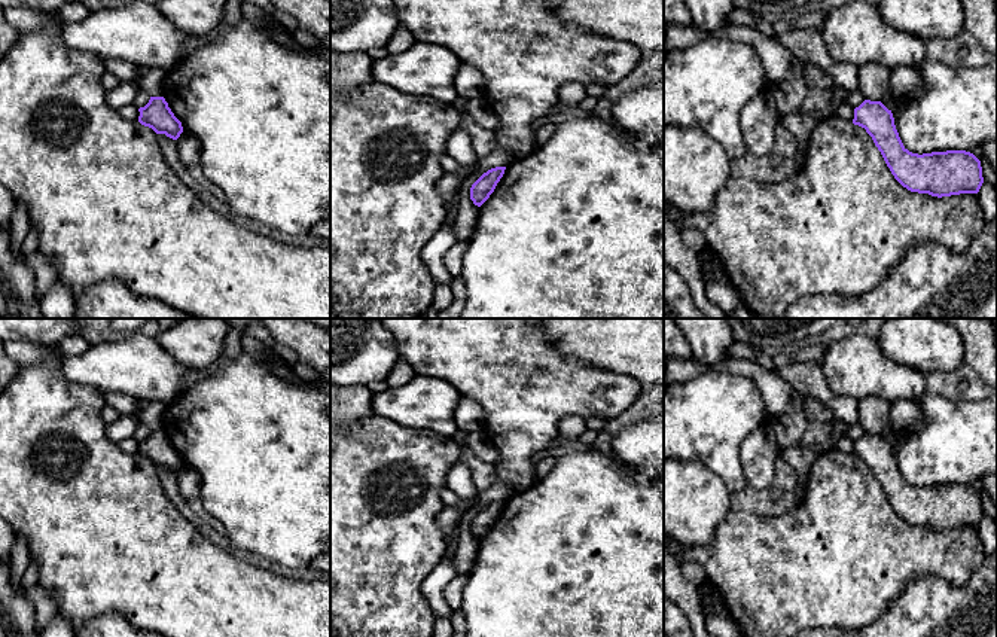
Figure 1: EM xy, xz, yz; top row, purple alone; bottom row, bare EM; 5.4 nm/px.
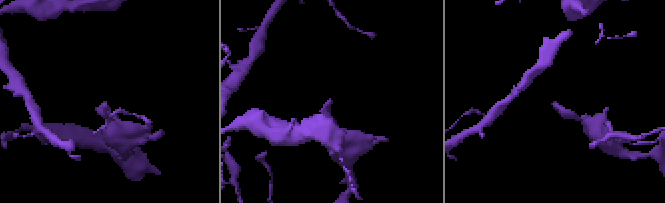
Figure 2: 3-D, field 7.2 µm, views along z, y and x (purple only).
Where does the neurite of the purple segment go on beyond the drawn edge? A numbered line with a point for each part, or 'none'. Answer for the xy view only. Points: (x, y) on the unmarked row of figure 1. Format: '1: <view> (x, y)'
none

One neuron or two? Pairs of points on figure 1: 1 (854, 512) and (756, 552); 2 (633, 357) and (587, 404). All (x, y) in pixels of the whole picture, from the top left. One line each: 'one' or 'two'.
1: one
2: two

